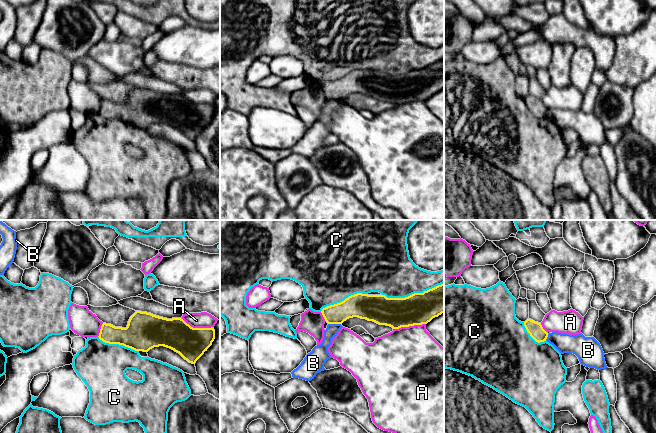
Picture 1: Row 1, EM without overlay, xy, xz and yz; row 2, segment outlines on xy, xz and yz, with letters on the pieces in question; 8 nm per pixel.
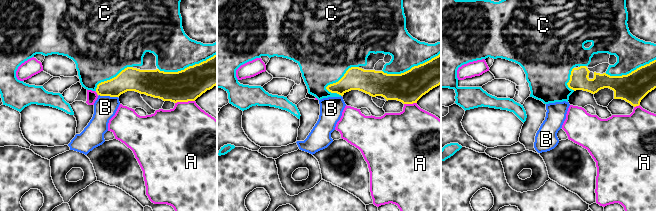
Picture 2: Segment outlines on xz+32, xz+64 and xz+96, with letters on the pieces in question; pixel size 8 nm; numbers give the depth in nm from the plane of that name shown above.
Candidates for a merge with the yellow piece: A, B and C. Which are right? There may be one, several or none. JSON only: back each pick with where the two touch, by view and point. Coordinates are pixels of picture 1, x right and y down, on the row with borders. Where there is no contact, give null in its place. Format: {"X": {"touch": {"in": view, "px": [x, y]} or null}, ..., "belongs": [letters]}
{"belongs": []}

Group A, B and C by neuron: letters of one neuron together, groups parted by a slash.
A / B / C

